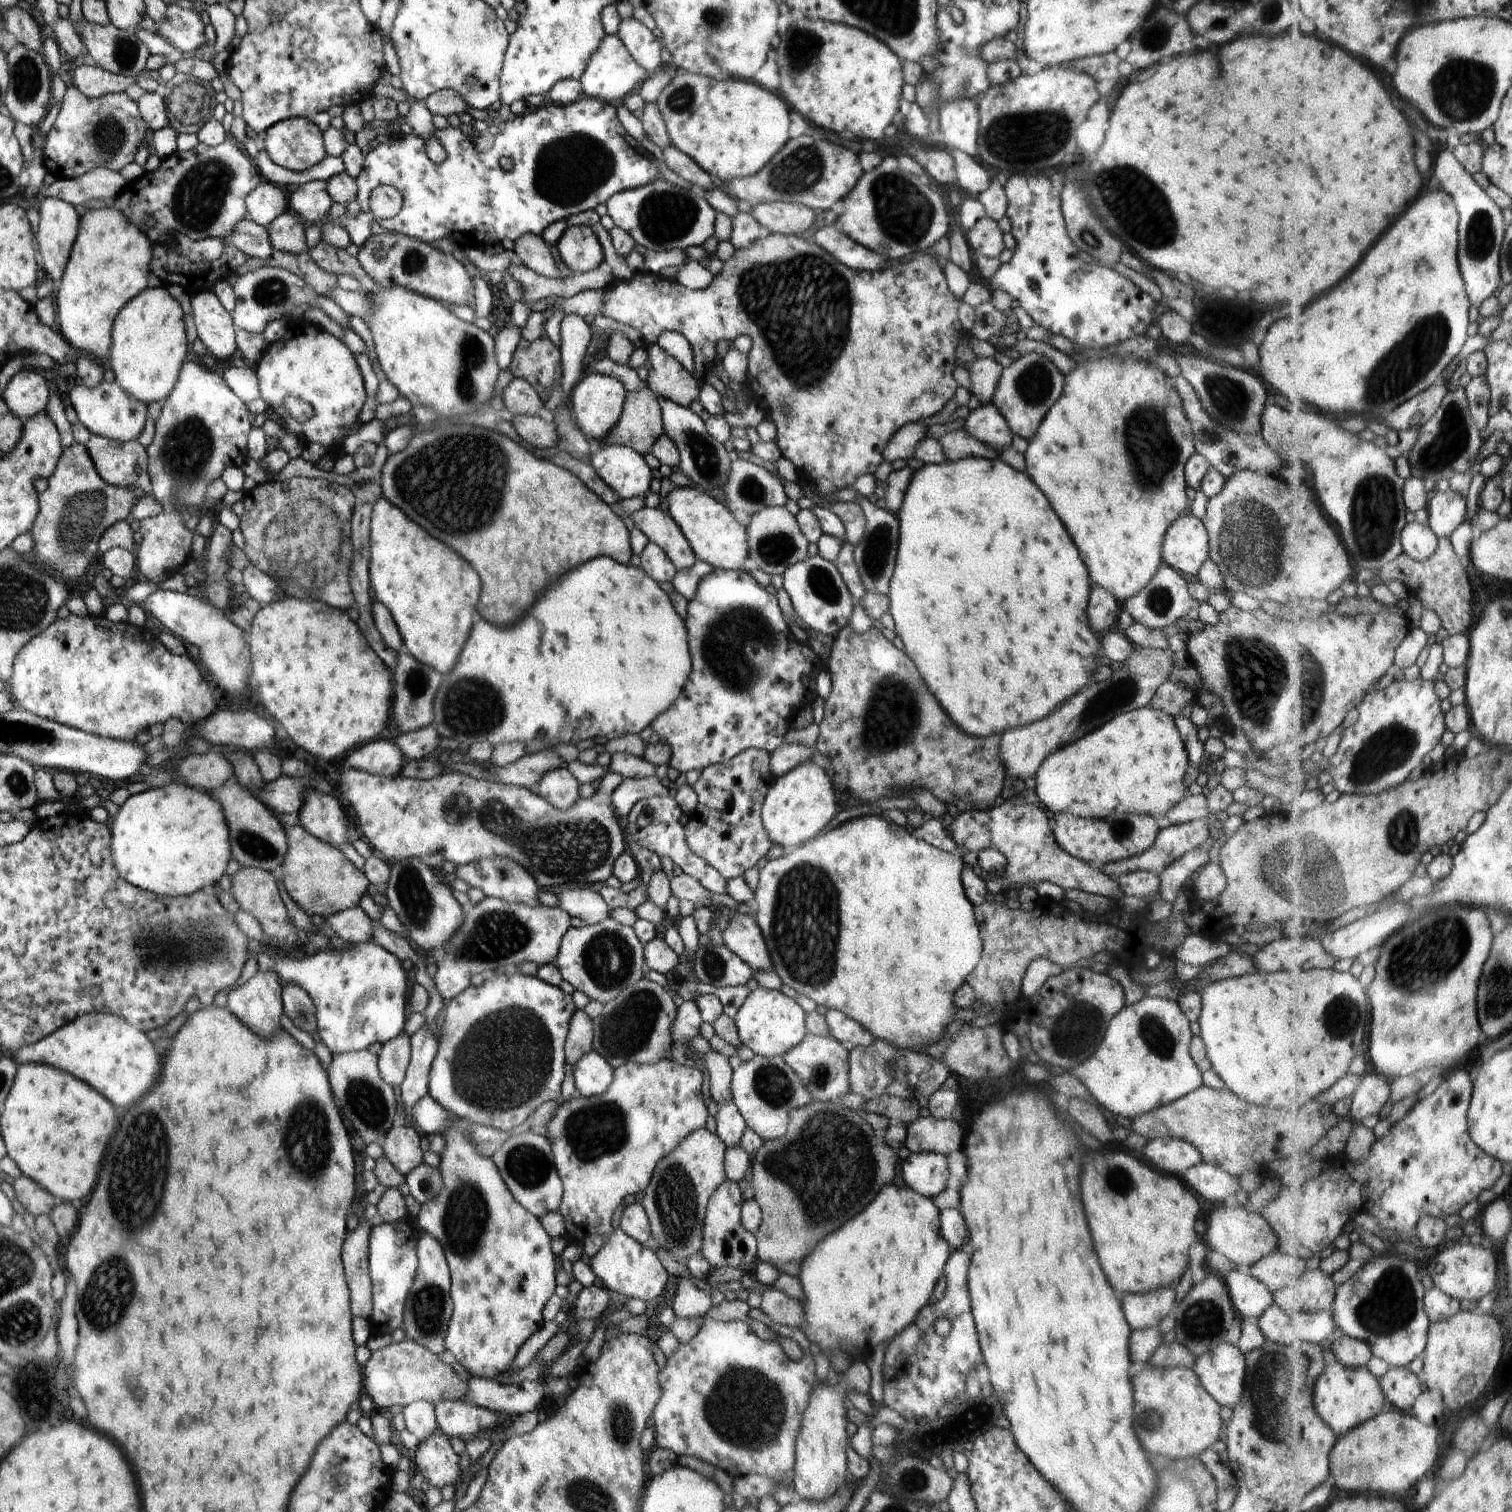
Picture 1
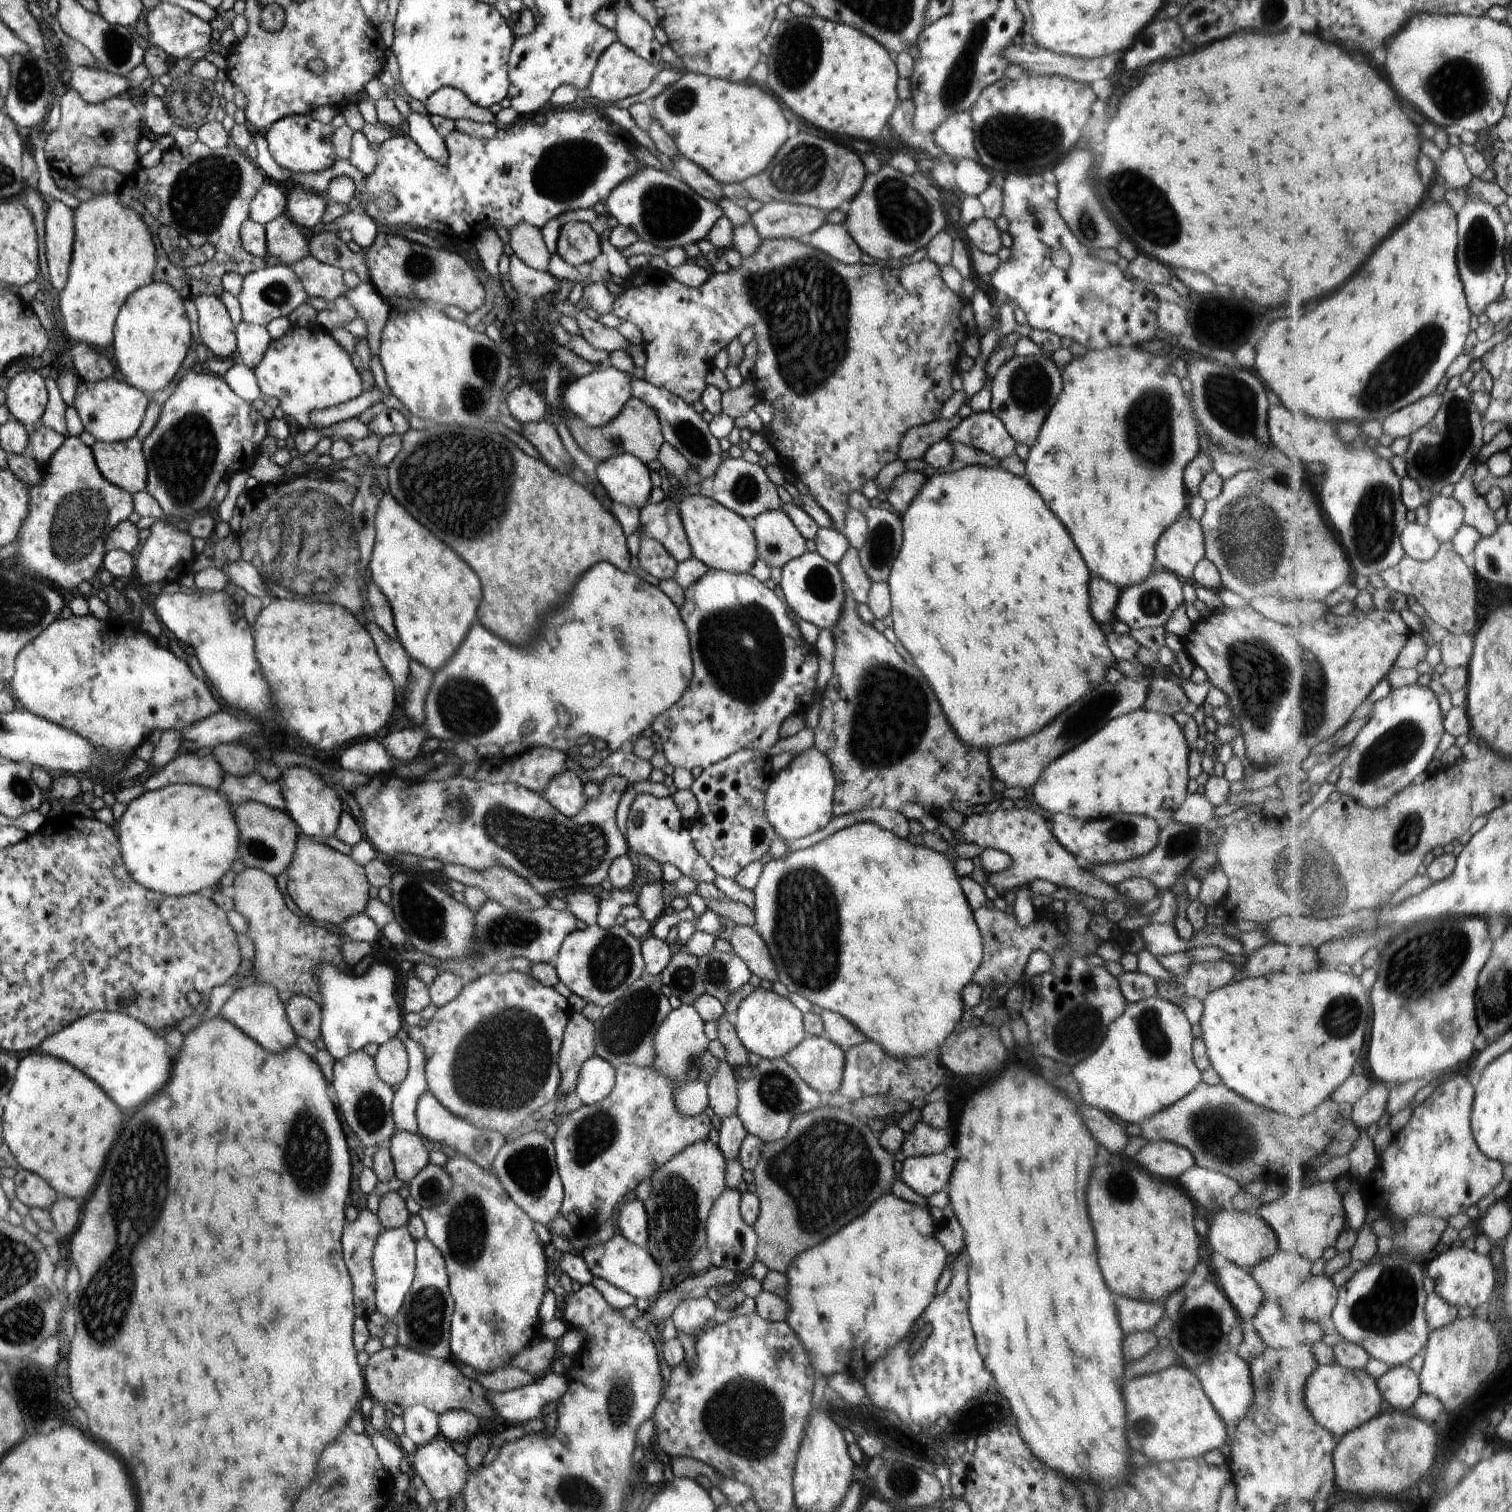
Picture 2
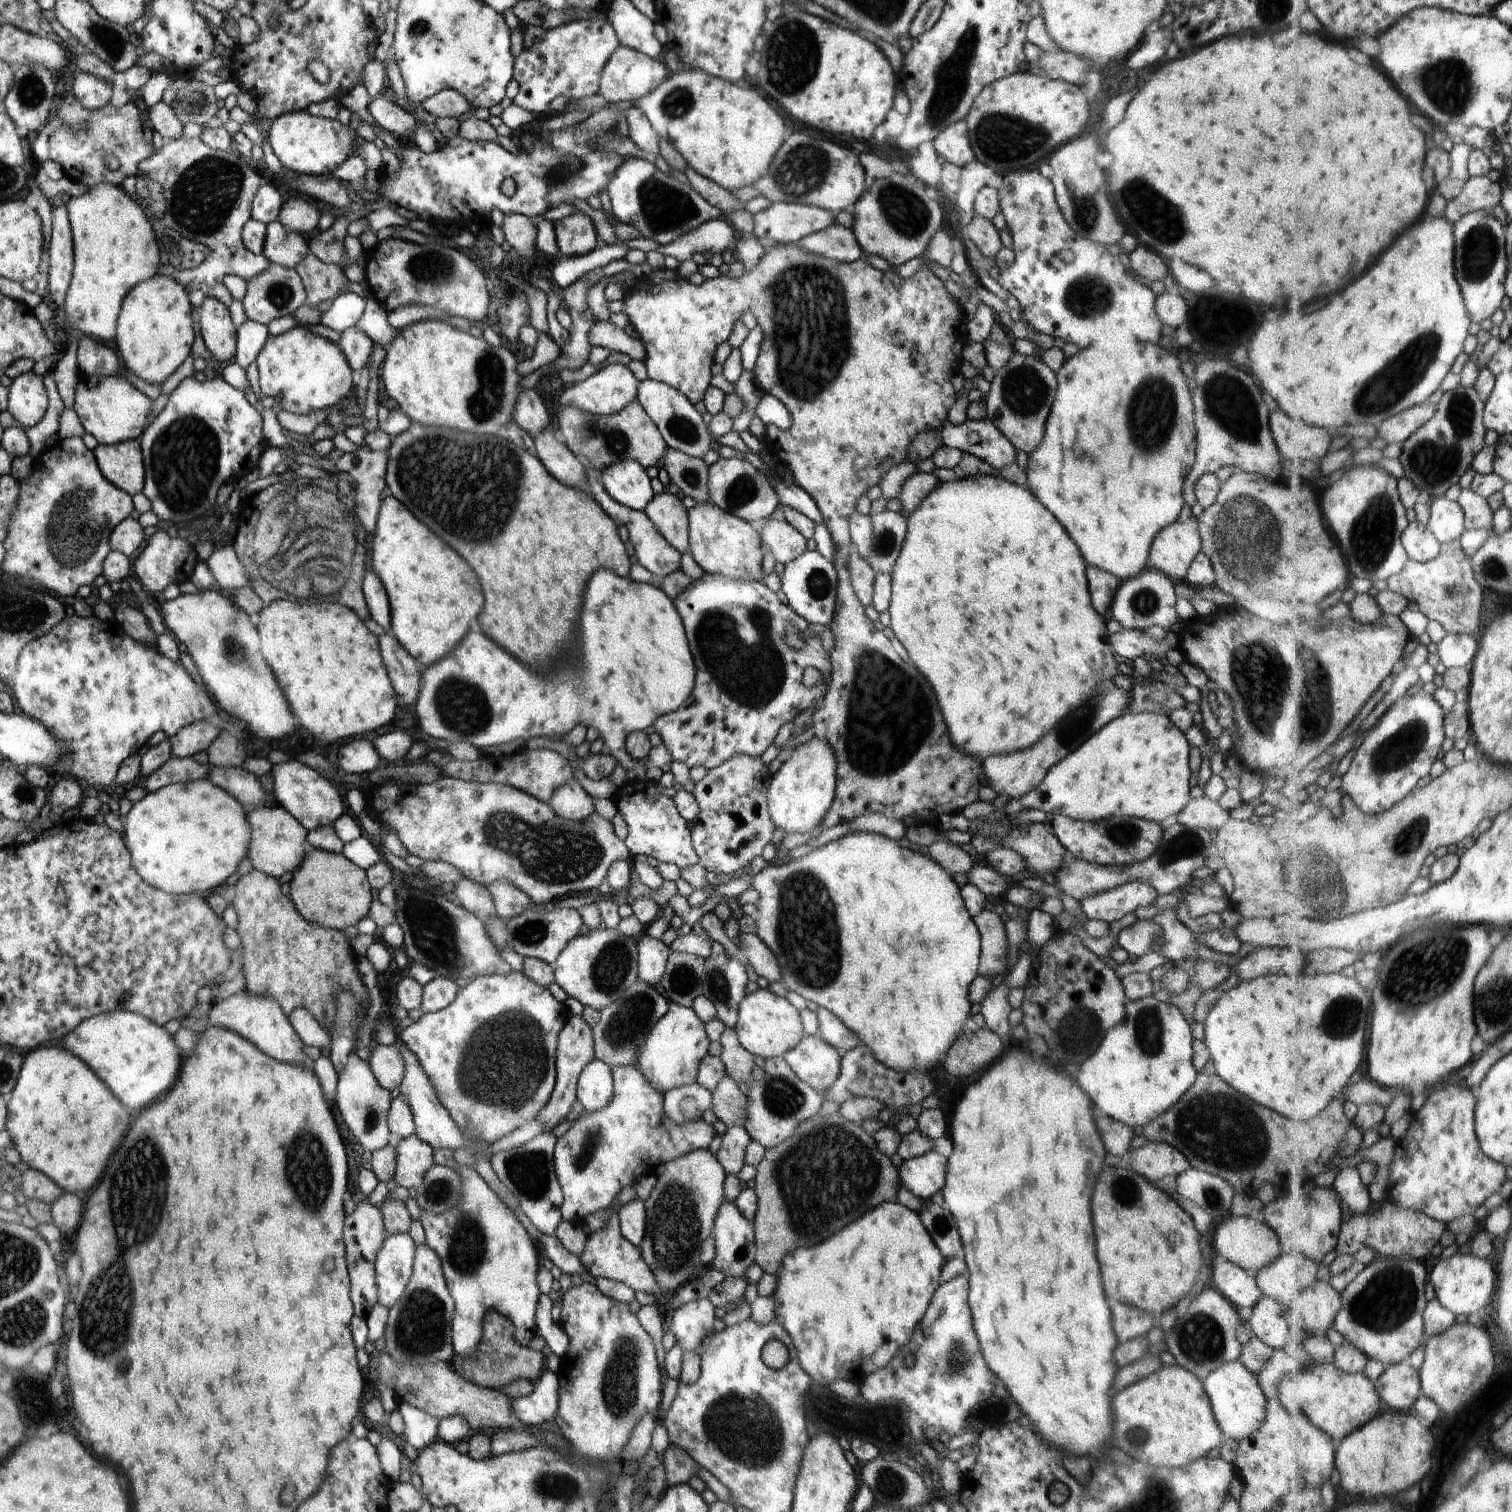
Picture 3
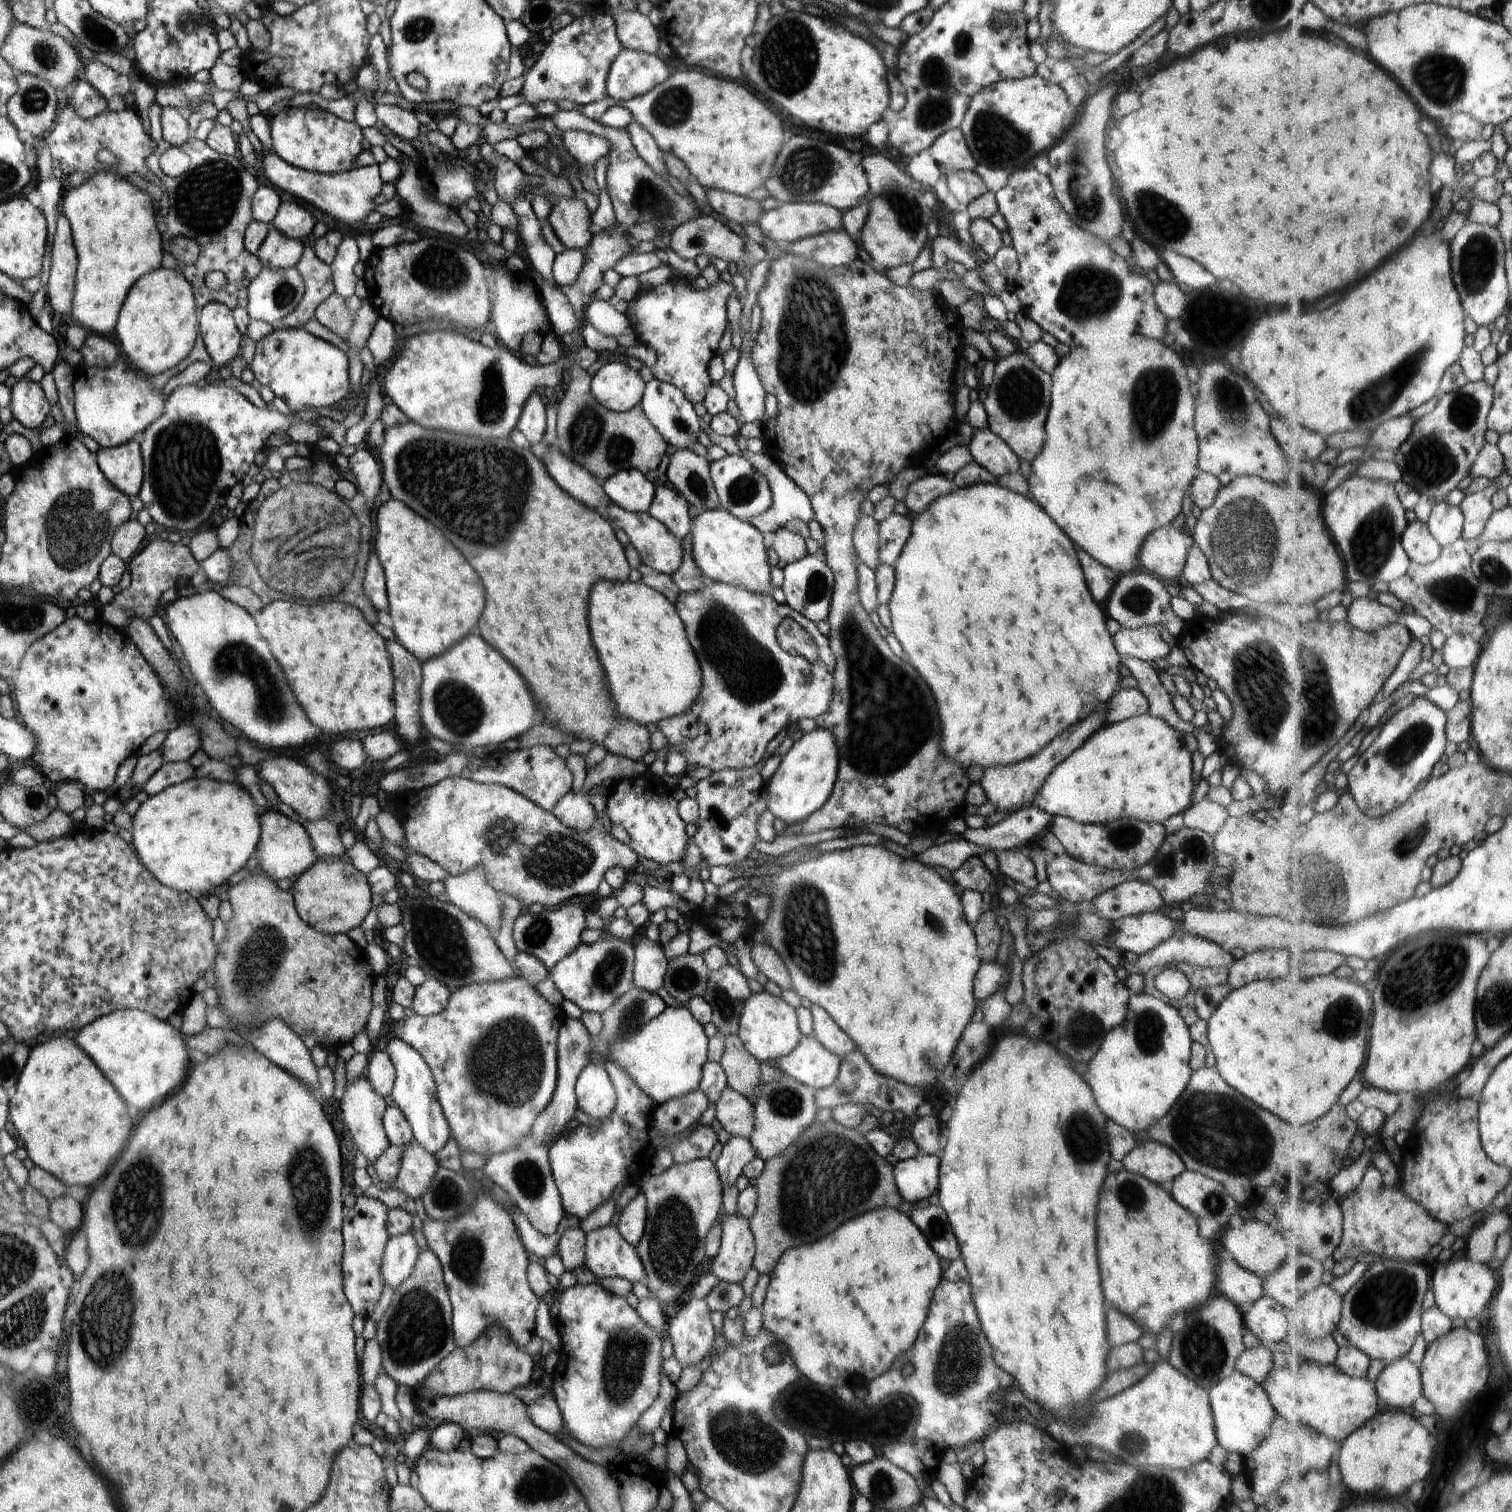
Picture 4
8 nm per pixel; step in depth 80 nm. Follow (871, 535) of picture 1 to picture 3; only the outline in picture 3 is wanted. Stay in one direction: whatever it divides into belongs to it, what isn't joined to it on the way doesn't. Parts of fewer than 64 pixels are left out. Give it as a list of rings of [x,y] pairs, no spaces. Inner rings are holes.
[[[885,510],[871,519],[873,539],[867,562],[876,573],[890,573],[908,534],[906,514]]]

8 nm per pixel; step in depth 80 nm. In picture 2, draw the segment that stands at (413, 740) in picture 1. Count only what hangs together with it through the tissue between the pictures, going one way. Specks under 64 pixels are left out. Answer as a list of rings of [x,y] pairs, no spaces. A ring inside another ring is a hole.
[[[424,727],[412,728],[412,730],[403,729],[381,738],[379,743],[387,749],[392,758],[406,763],[419,755],[422,743],[430,738],[427,735]]]

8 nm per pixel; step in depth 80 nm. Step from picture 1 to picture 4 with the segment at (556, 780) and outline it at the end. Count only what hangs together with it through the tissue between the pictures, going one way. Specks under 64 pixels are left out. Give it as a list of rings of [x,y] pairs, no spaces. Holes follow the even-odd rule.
[[[570,790],[559,799],[551,813],[568,828],[585,833],[594,828],[598,821],[589,800],[590,798],[583,796],[581,792],[574,794]]]

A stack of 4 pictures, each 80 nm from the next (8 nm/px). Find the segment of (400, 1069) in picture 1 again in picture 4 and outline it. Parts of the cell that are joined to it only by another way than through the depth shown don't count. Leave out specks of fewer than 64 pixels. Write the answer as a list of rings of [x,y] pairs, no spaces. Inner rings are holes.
[[[379,1046],[369,1054],[368,1080],[381,1097],[390,1096],[396,1078],[396,1069],[389,1056]]]

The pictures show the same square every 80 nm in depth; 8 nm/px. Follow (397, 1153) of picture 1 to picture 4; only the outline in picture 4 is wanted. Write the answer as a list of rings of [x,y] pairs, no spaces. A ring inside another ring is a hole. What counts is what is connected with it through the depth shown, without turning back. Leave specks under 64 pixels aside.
[[[414,1141],[404,1147],[401,1169],[395,1180],[396,1189],[412,1200],[418,1200],[426,1192],[440,1167],[433,1154]]]

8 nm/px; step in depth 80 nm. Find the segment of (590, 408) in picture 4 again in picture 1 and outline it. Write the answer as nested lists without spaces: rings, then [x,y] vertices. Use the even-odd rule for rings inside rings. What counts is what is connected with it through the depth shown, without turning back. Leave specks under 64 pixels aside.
[[[644,386],[644,388],[638,388],[636,392],[627,392],[625,404],[623,406],[623,412],[620,416],[620,419],[618,420],[618,424],[612,429],[612,432],[608,434],[608,436],[604,436],[604,440],[600,440],[599,443],[595,443],[594,441],[590,440],[591,443],[595,444],[595,447],[601,447],[604,448],[604,446],[608,446],[608,444],[620,444],[621,446],[626,446],[629,448],[632,448],[632,450],[636,450],[639,454],[642,454],[642,457],[646,458],[646,454],[648,452],[650,453],[650,450],[652,450],[652,446],[654,446],[654,442],[660,438],[664,434],[664,424],[662,421],[662,408],[660,408],[660,402],[659,402],[659,396],[656,395],[656,392],[653,392],[648,386]]]

